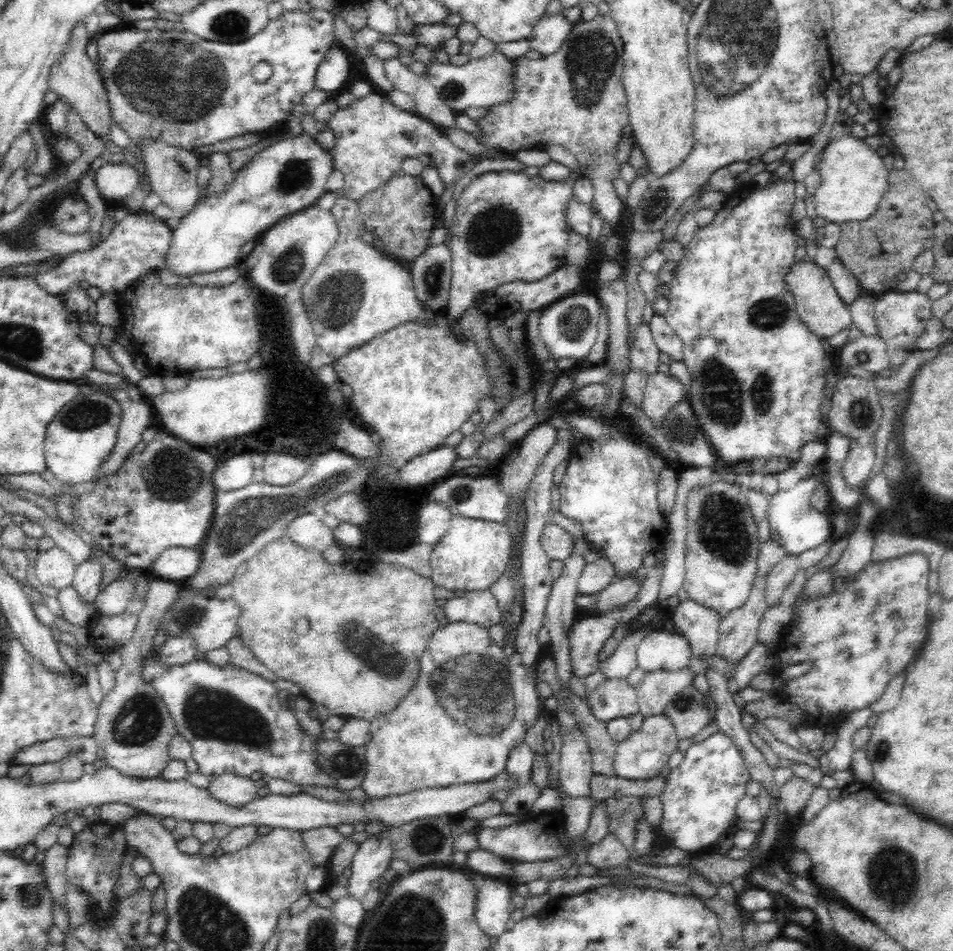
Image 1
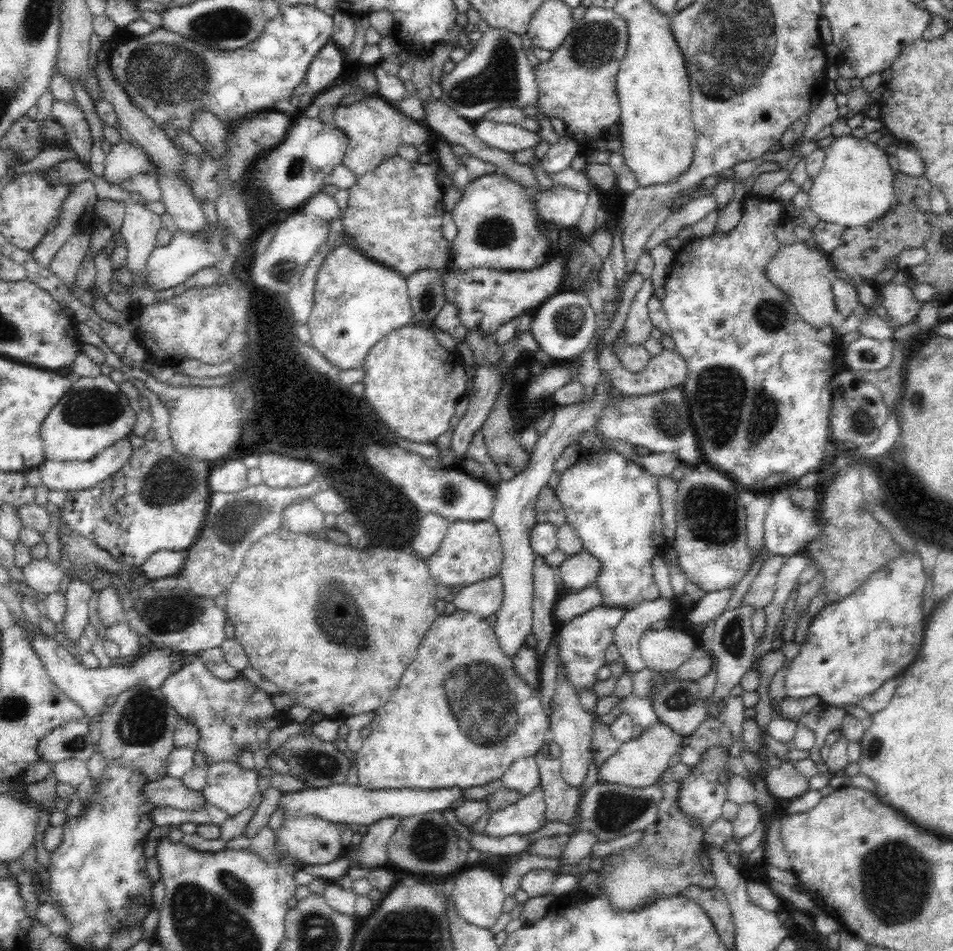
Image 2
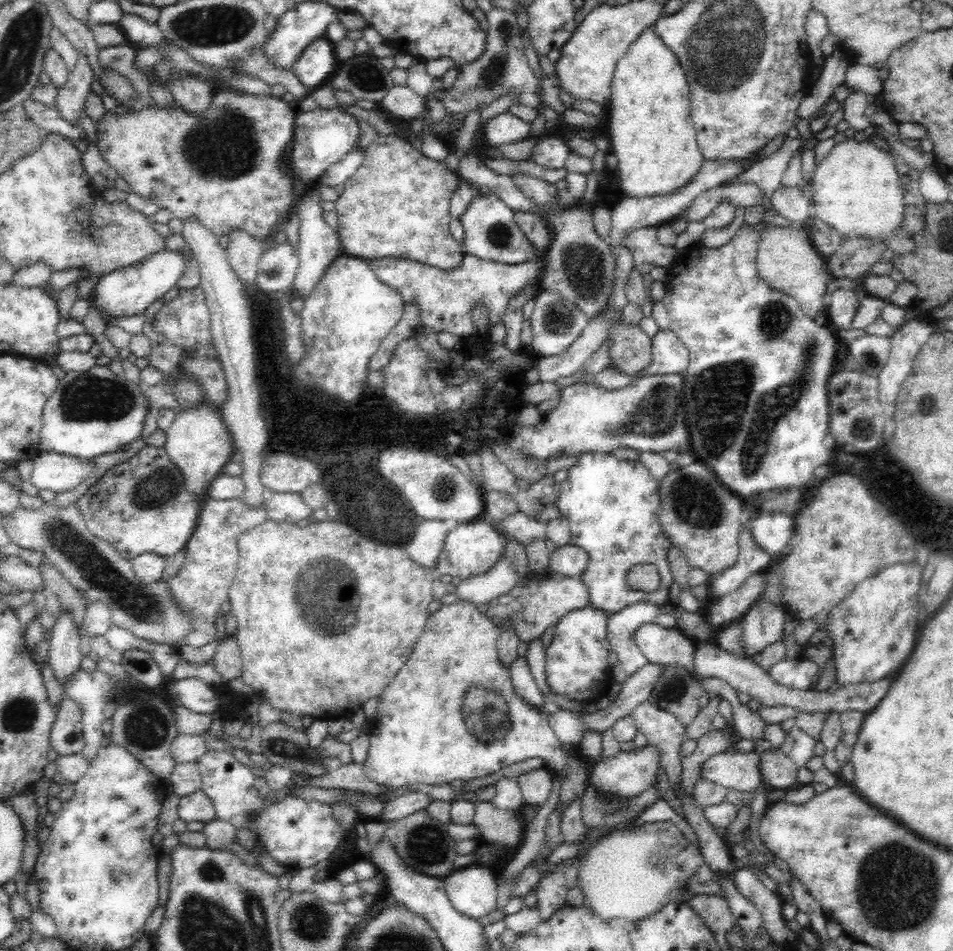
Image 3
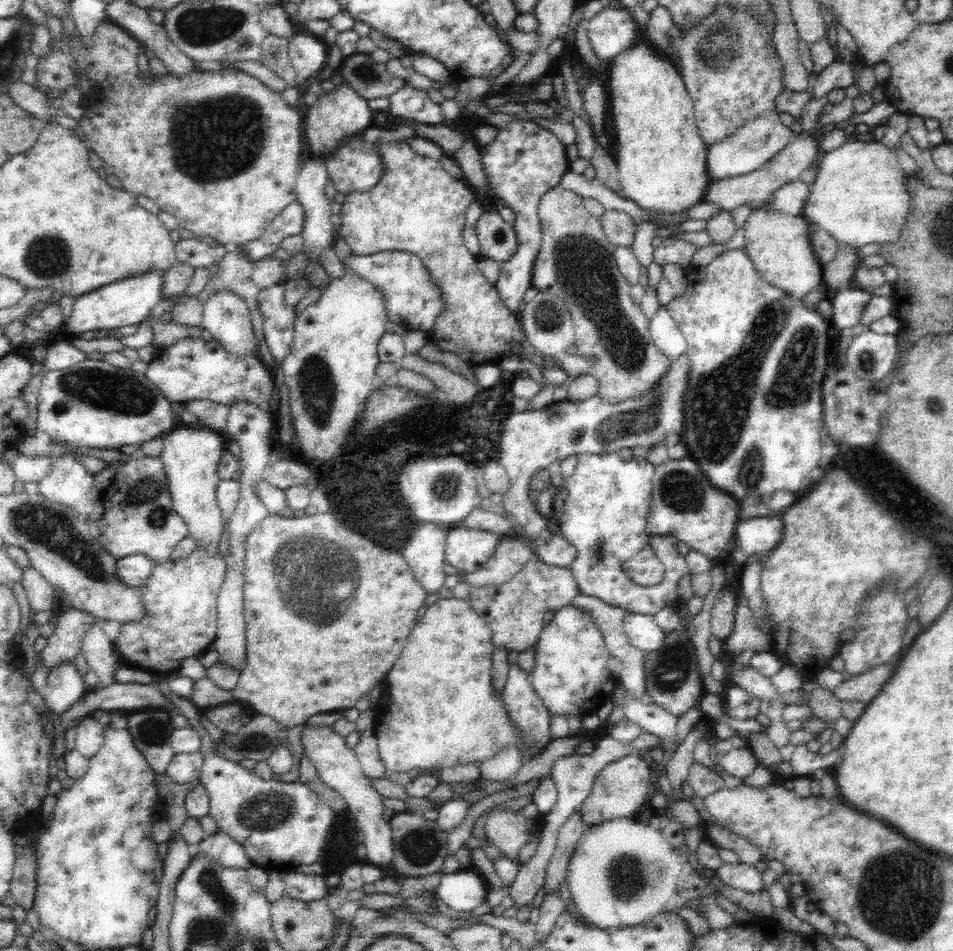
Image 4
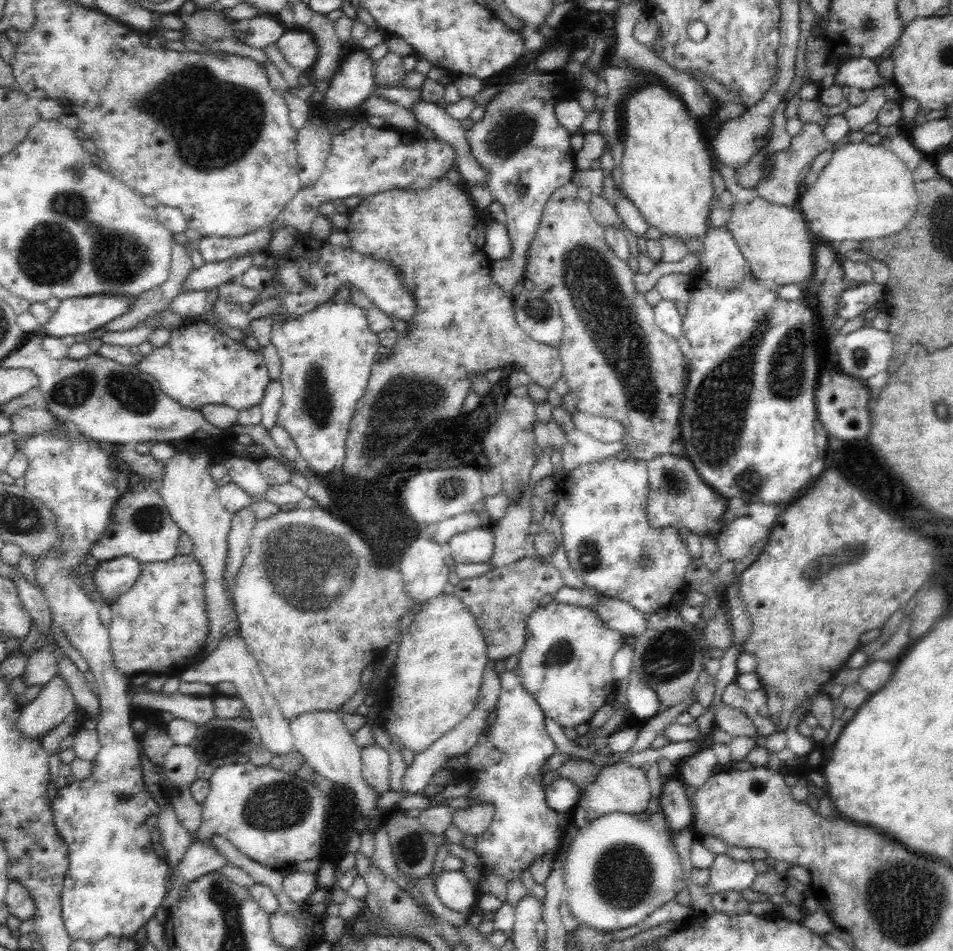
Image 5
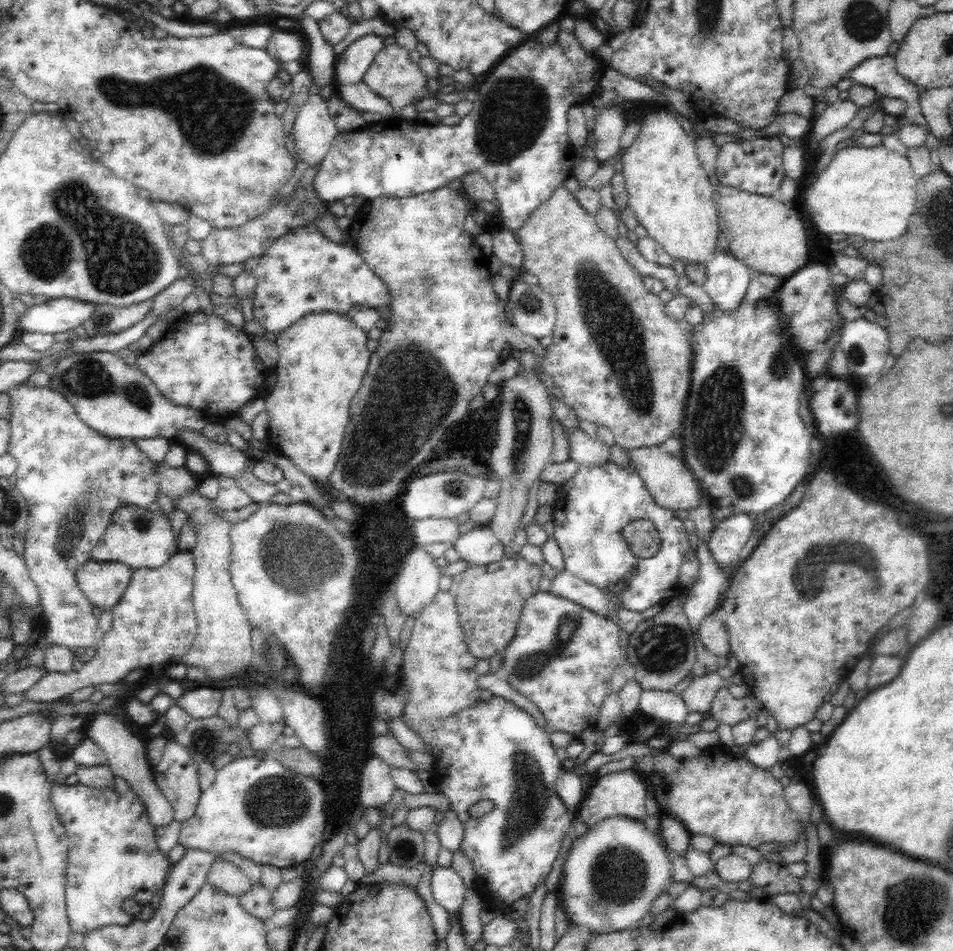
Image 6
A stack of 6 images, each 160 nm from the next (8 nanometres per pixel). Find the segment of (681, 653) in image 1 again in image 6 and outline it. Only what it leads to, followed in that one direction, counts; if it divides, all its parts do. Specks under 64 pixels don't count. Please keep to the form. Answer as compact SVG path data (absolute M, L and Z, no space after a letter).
M567 570L556 572L556 576L549 581L551 582L550 594L570 599L596 614L616 620L617 610L614 601L606 591Z

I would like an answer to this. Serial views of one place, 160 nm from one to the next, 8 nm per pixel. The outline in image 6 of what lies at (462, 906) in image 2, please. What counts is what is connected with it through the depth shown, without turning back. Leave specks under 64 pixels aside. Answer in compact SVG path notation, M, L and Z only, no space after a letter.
M451 867L433 869L431 876L431 890L435 902L441 904L447 912L458 913L464 904L466 887L462 878Z

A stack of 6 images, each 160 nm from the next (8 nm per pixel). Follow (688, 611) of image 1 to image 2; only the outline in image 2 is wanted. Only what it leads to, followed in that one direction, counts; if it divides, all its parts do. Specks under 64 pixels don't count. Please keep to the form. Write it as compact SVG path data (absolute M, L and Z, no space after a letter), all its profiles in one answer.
M734 586L726 590L706 592L704 597L690 605L690 611L686 614L689 625L702 628L702 624L708 624L710 620L717 619L726 610L726 604L732 596L733 589Z

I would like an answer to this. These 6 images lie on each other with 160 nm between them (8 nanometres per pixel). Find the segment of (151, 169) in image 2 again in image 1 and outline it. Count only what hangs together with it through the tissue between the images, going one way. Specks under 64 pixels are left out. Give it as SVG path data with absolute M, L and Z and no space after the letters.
M108 162L95 172L98 192L107 200L121 200L130 196L138 182L138 172L127 162L122 164Z

